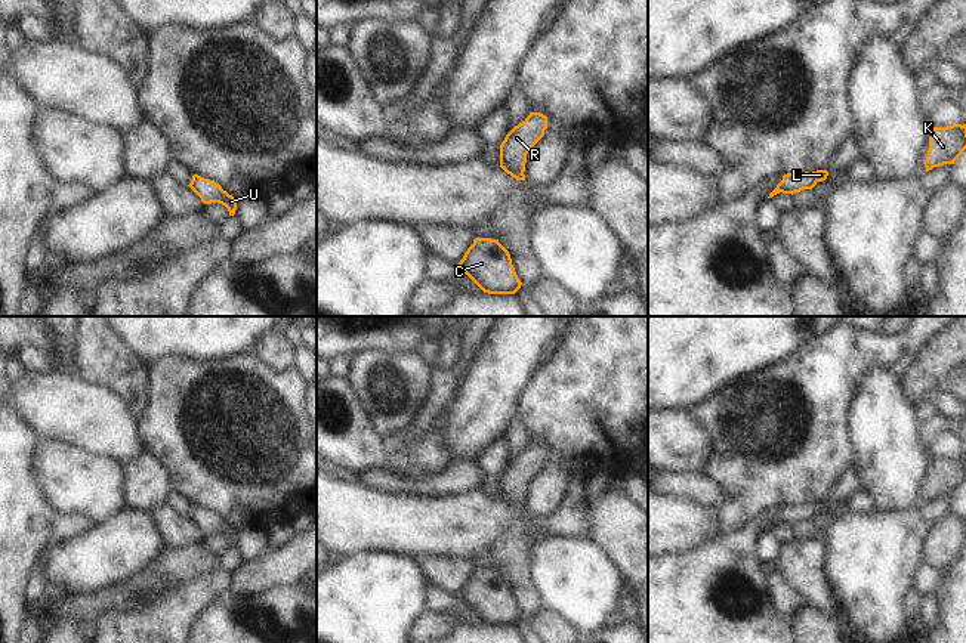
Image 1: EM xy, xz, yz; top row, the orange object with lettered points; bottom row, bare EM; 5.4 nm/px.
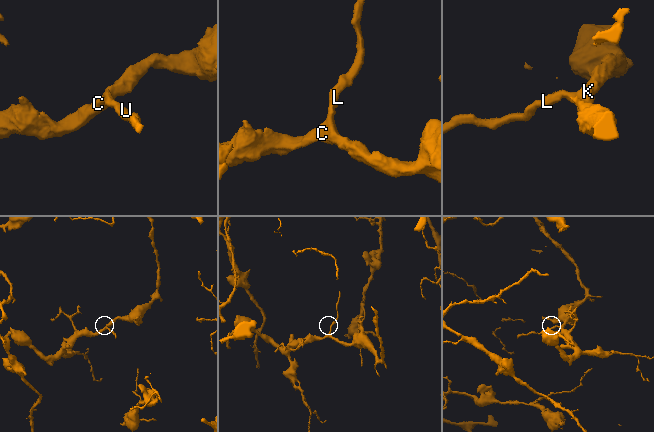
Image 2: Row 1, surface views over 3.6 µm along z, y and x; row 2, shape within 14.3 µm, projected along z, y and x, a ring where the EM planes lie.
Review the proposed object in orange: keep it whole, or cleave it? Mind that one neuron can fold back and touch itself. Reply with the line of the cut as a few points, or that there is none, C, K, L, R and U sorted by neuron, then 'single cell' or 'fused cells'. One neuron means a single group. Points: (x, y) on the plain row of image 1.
cut none; groups C K L R U; single cell

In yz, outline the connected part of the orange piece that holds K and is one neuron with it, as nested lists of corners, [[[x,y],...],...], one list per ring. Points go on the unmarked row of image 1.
[[[966,455],[933,458],[925,492],[926,503],[944,495],[954,495],[965,480]]]

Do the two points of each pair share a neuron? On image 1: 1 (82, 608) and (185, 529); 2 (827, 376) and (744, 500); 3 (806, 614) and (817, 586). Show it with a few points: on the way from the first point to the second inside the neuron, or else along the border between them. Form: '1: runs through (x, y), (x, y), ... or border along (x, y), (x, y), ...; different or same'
1: border along (197, 543), (166, 549); different
2: runs through (814, 408), (809, 439), (805, 447), (777, 467); same
3: border along (805, 602), (838, 614); different

